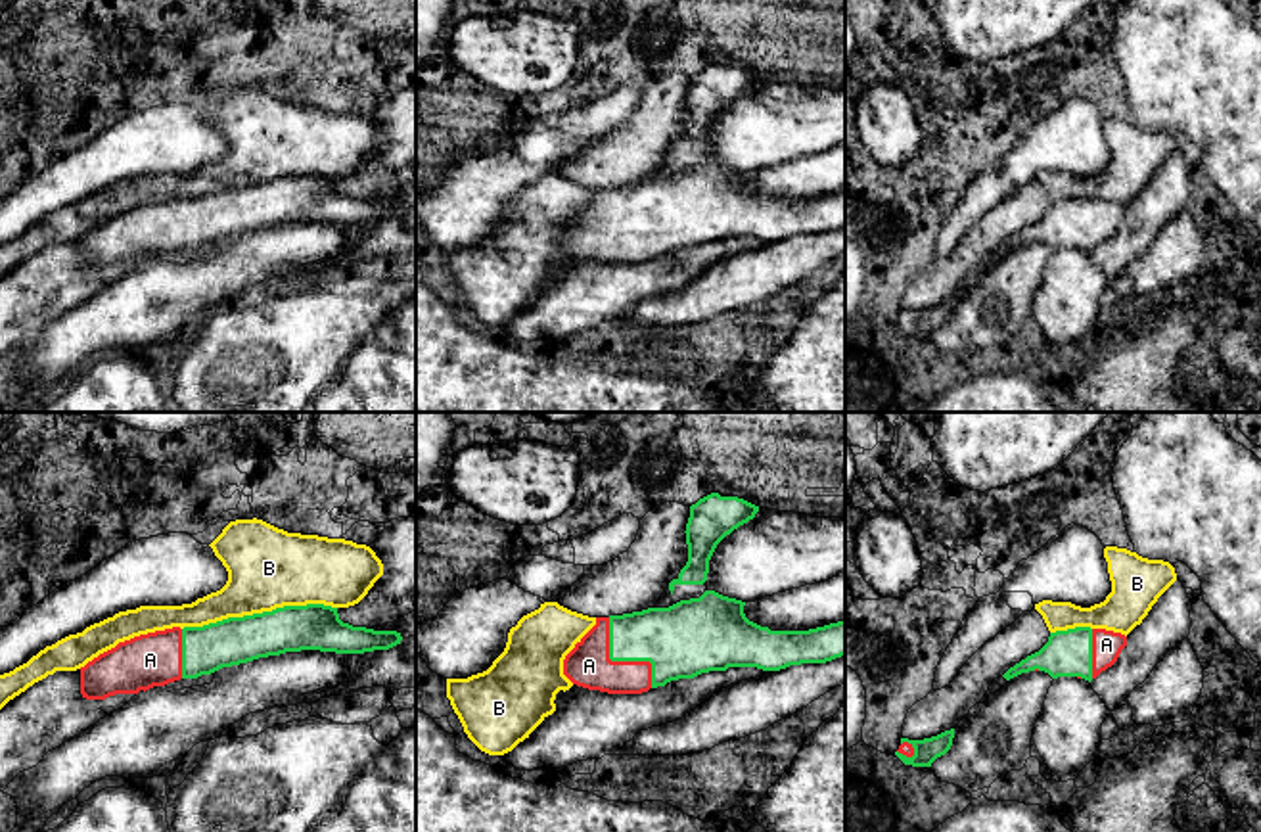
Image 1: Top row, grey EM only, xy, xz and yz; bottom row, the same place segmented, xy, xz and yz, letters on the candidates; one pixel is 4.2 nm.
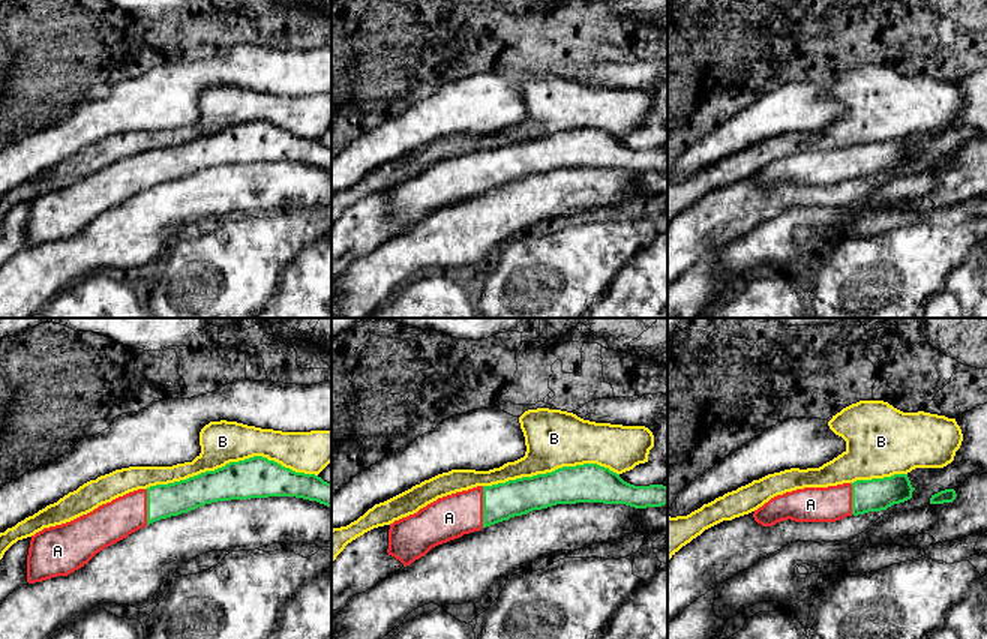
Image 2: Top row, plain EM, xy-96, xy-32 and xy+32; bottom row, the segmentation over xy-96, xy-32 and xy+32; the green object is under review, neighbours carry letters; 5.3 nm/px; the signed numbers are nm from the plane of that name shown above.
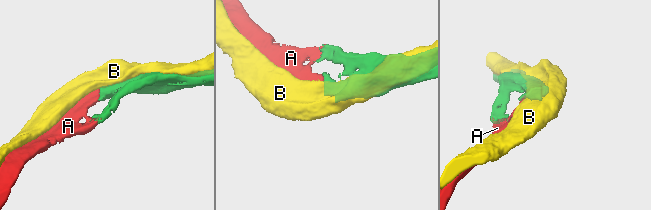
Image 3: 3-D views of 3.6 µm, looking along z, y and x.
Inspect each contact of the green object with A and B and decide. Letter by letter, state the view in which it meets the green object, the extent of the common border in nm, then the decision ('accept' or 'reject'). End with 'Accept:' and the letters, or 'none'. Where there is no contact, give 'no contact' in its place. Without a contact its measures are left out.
A: contact in xz; length 340 nm; accept
B: contact in xy; length 650 nm; reject
Accept: A

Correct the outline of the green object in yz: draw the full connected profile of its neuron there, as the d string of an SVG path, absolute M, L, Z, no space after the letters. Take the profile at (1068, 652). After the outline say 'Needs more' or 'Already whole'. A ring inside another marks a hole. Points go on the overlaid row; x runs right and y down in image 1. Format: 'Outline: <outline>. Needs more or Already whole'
Outline: M1106 629L1056 631L1039 652L1010 667L1002 677L1010 681L1021 673L1044 671L1052 679L1077 677L1090 682L1117 661L1125 646L1125 635Z. Needs more

